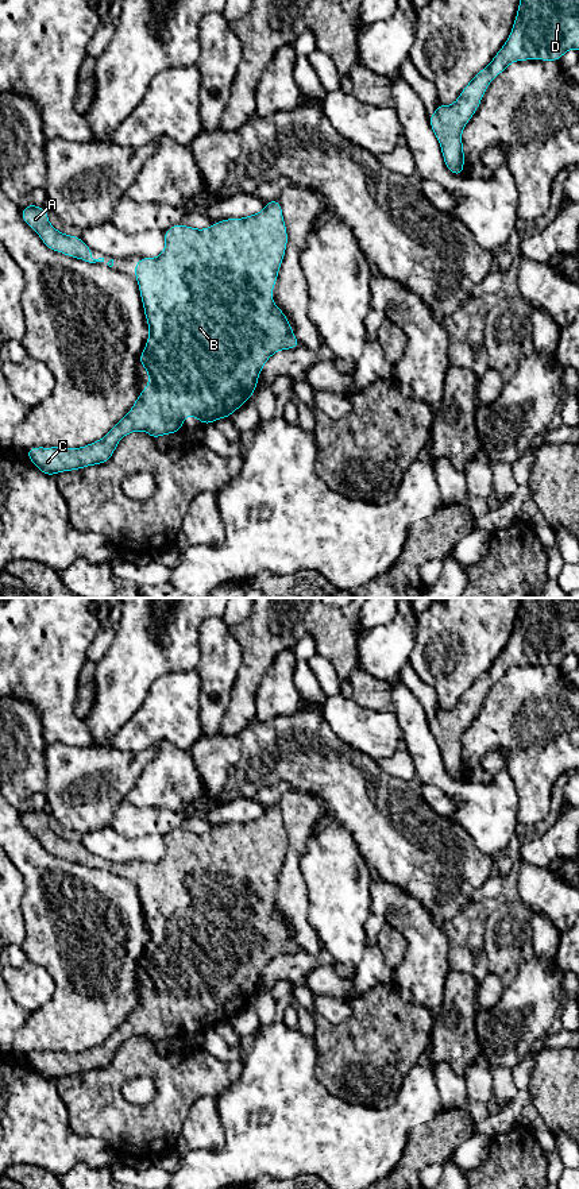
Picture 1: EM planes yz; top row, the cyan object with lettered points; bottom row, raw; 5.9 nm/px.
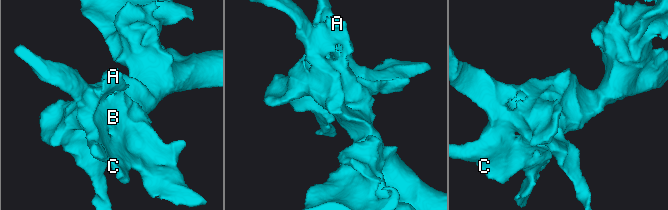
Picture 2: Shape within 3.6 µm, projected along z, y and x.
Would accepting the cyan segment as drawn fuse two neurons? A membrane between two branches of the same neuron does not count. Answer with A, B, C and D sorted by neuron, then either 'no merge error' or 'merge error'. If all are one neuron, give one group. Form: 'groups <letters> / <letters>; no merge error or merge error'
groups A B C D; no merge error

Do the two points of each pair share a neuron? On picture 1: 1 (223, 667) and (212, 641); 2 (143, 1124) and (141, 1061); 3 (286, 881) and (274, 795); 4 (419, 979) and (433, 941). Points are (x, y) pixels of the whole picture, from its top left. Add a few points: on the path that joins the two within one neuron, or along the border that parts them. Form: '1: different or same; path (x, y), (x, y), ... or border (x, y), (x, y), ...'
1: same; path (220, 660), (219, 648)
2: same; path (159, 1108), (162, 1105), (162, 1081), (157, 1076)
3: different; border (300, 788), (286, 791), (278, 803)
4: same; path (428, 969), (433, 964), (433, 950)

